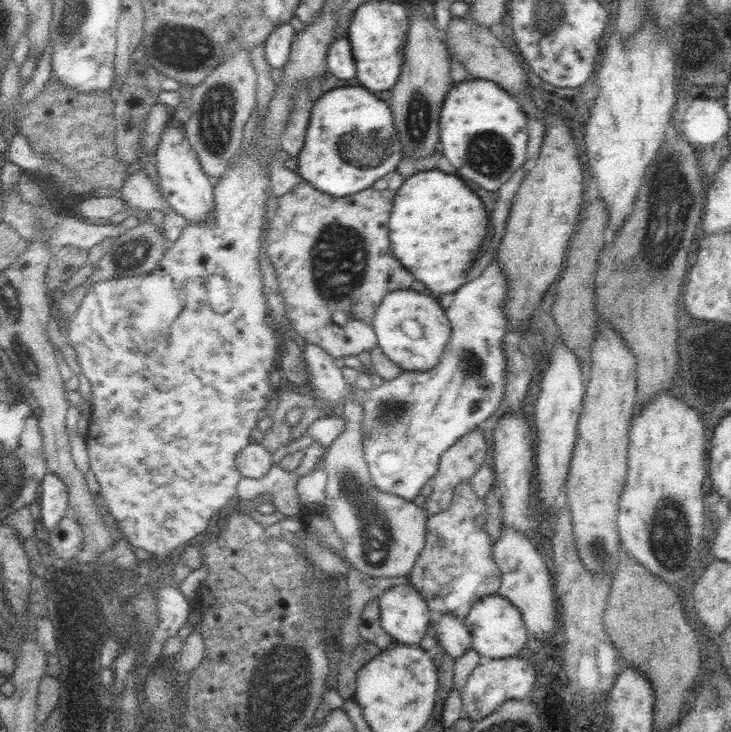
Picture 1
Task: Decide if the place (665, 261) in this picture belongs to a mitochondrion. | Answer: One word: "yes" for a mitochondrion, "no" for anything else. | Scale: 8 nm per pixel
no

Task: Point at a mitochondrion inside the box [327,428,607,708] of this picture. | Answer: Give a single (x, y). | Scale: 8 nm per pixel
(375, 527)

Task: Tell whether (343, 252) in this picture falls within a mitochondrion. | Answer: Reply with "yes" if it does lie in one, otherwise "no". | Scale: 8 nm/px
yes

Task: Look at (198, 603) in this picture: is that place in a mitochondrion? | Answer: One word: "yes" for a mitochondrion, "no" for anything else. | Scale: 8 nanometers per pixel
no

